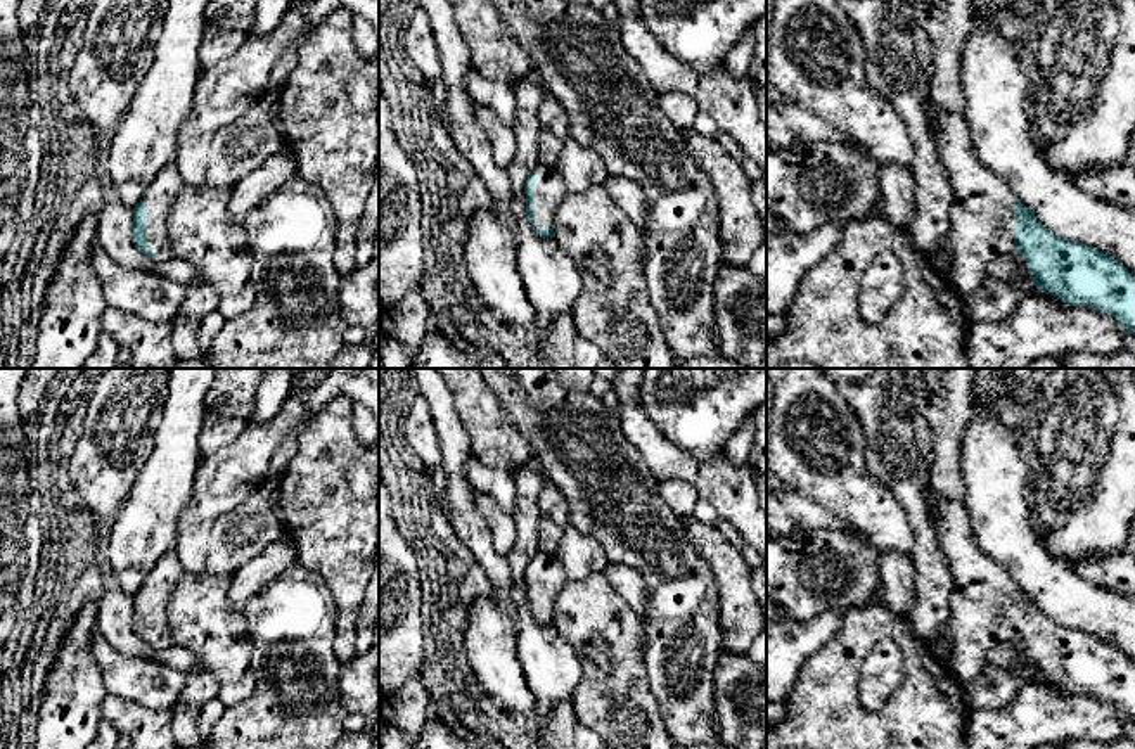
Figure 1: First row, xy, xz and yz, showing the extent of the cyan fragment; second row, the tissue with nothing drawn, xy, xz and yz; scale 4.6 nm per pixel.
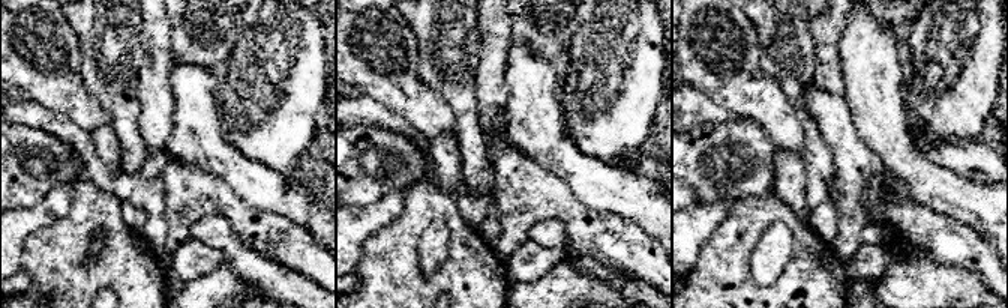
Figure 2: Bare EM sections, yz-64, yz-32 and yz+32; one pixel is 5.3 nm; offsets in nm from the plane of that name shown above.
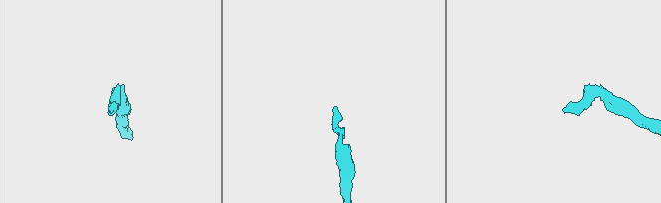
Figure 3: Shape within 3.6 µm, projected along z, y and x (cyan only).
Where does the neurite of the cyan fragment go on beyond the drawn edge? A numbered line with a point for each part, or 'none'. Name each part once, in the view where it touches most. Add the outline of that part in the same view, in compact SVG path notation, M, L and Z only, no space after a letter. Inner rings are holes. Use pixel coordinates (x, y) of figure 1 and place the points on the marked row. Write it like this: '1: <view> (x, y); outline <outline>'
1: xz (551, 187); outline M540 164L535 173L540 175L540 178L535 182L535 228L554 228L555 221L555 211L561 206L564 195L569 192L566 180L557 171L555 166L545 166Z

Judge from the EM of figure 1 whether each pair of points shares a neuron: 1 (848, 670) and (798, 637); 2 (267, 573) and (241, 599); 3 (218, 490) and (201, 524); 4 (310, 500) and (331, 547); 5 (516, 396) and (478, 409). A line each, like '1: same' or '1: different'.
1: different
2: same
3: same
4: same
5: different

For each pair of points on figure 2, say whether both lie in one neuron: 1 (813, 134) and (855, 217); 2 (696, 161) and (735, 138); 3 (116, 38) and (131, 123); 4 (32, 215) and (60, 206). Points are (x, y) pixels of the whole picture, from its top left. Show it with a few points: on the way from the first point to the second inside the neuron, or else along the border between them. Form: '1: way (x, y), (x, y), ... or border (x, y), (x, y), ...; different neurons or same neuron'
1: border (825, 140), (833, 155), (834, 176); different neurons
2: way (705, 158), (713, 158), (726, 144); same neuron
3: way (116, 59), (117, 95), (123, 102); same neuron
4: way (39, 214), (45, 208), (53, 206); same neuron

